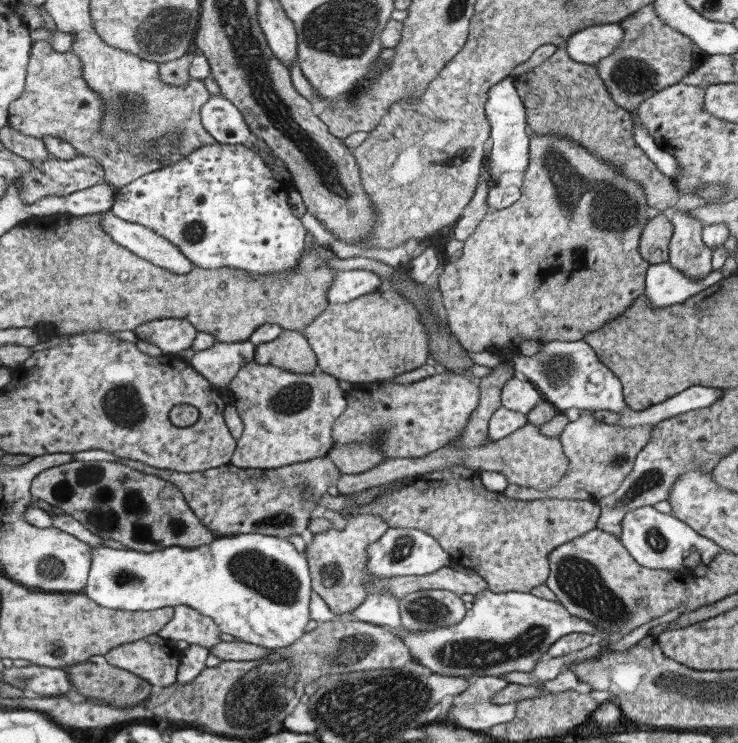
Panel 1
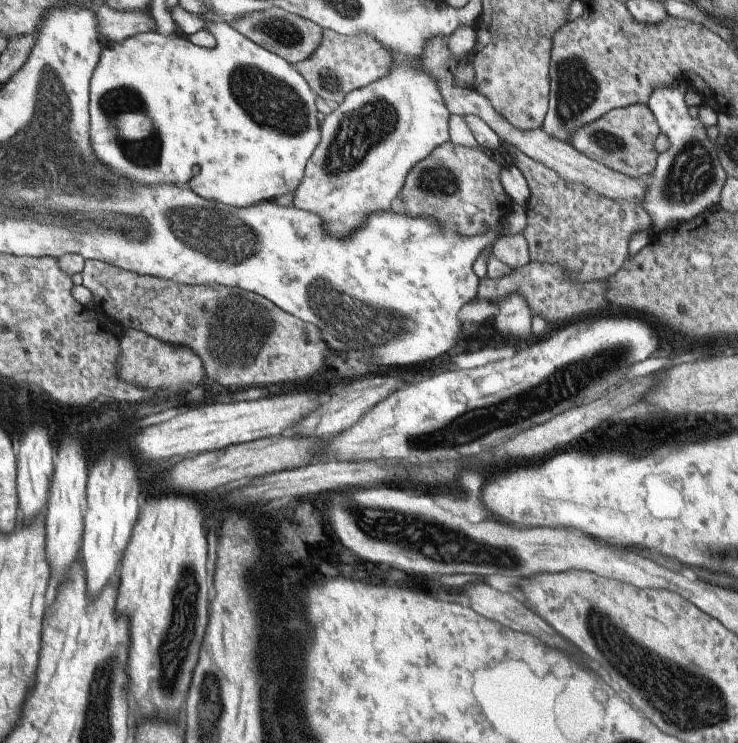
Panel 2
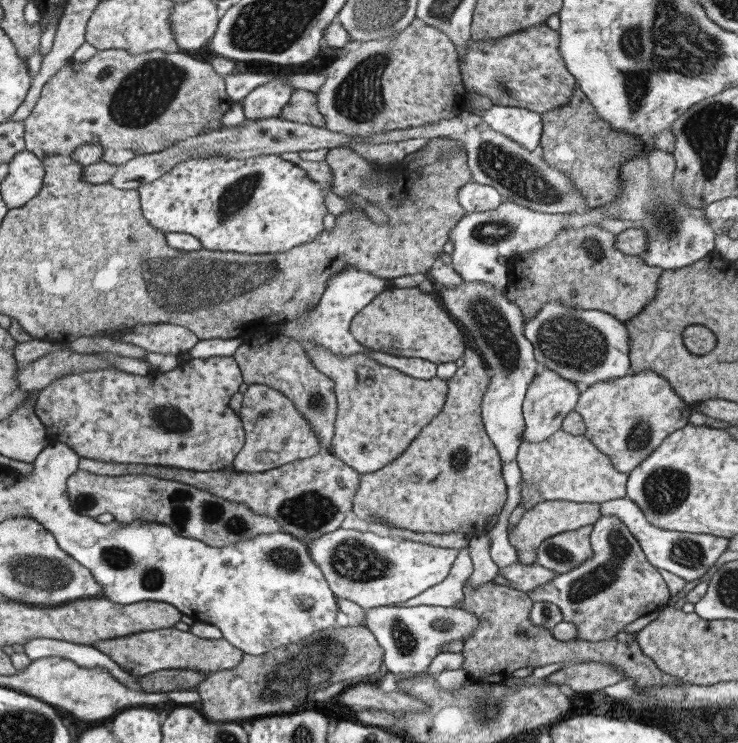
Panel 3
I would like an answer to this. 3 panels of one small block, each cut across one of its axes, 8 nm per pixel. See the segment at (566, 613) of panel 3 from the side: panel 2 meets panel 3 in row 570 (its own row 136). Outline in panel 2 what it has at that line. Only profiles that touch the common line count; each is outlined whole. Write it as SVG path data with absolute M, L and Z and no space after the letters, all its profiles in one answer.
M631 104L611 110L601 118L577 129L571 136L569 145L582 156L620 174L631 177L649 176L658 156L653 148L653 142L659 135L657 130L659 130L657 122L653 120L649 108L643 104Z

